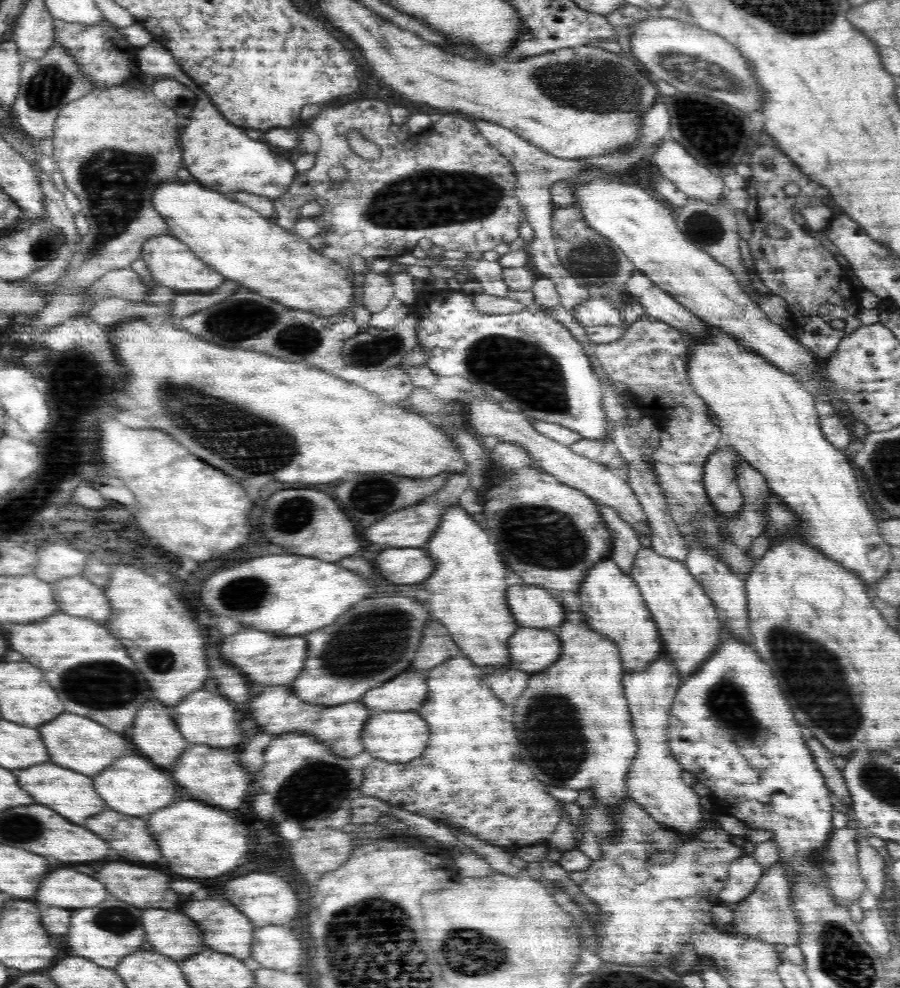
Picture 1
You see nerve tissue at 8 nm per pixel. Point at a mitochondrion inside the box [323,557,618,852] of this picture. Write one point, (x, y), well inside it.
(556, 744)

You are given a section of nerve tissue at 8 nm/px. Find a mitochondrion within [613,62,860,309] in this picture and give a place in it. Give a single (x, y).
(716, 134)

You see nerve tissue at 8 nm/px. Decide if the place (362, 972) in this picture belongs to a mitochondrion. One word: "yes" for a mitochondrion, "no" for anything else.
yes

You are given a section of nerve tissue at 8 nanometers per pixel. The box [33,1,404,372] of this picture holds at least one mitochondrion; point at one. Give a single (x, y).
(114, 182)

